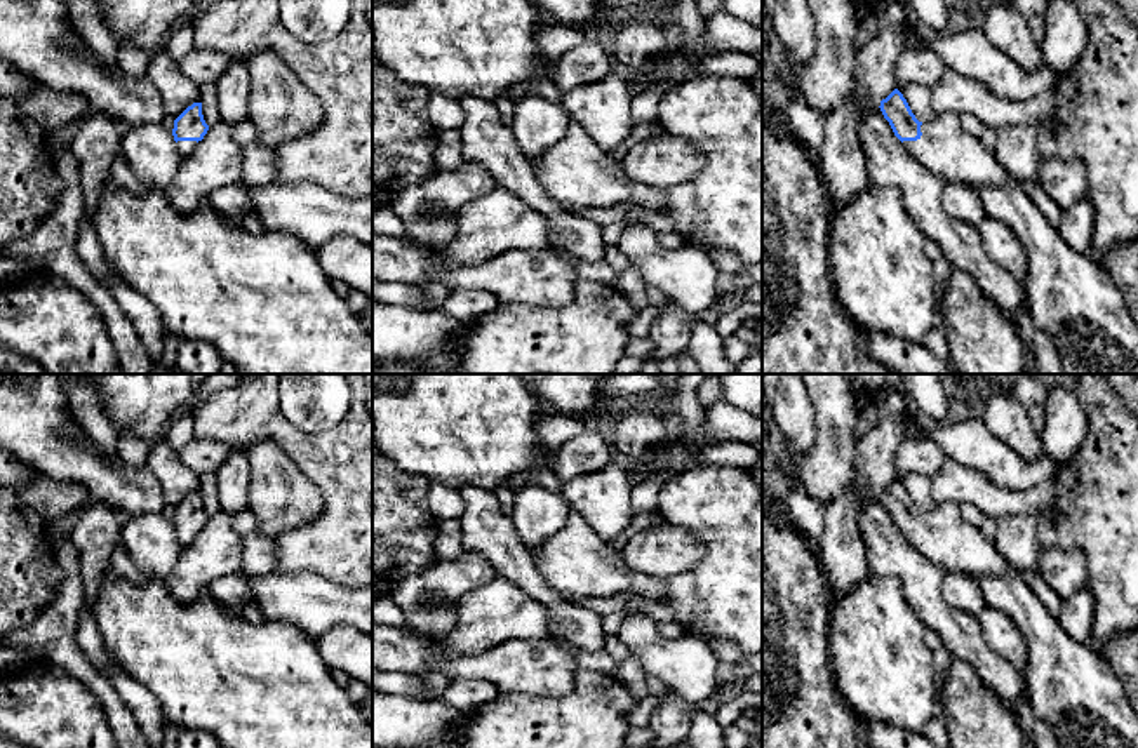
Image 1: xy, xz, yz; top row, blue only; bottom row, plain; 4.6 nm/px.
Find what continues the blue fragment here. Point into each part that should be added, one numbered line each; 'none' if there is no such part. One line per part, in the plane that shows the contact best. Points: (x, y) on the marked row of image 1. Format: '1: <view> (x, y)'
1: yz (945, 148)

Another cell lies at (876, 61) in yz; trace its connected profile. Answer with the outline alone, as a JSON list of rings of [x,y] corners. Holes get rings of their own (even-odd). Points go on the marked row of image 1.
[[[912,16],[903,24],[880,28],[877,35],[856,54],[856,80],[870,96],[875,106],[894,89],[894,64],[905,49],[924,49],[927,42],[917,43],[915,38],[927,33]]]

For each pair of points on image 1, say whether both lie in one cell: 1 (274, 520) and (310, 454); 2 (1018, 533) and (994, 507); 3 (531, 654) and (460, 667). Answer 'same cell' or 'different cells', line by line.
1: different cells
2: different cells
3: same cell

